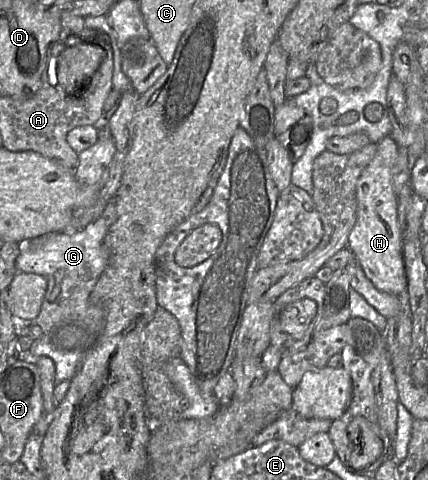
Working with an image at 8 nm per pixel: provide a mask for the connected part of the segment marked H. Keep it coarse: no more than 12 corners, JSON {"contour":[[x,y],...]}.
{"contour":[[387,136],[356,186],[348,248],[378,290],[408,282]]}

